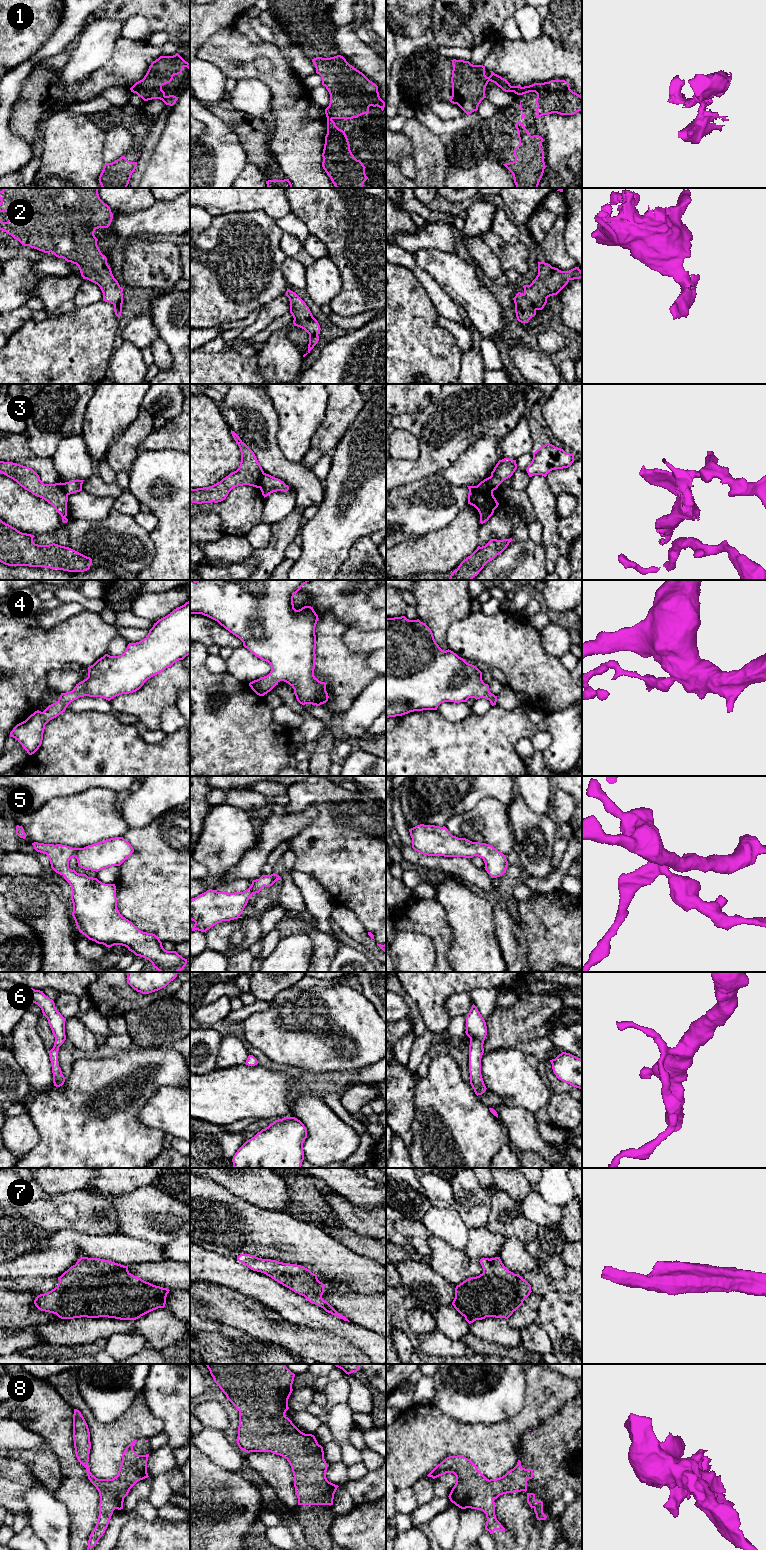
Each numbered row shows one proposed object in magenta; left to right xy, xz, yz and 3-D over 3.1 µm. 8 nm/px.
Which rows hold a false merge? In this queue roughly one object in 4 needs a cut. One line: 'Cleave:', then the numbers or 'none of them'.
Cleave: 3

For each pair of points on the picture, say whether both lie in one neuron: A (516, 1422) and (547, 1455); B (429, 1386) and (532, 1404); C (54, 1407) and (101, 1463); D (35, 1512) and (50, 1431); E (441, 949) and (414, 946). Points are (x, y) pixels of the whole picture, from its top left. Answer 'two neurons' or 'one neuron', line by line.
A: two neurons
B: two neurons
C: two neurons
D: two neurons
E: two neurons

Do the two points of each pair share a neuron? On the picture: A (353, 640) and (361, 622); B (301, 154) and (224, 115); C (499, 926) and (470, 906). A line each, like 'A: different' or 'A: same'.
A: different
B: different
C: different

